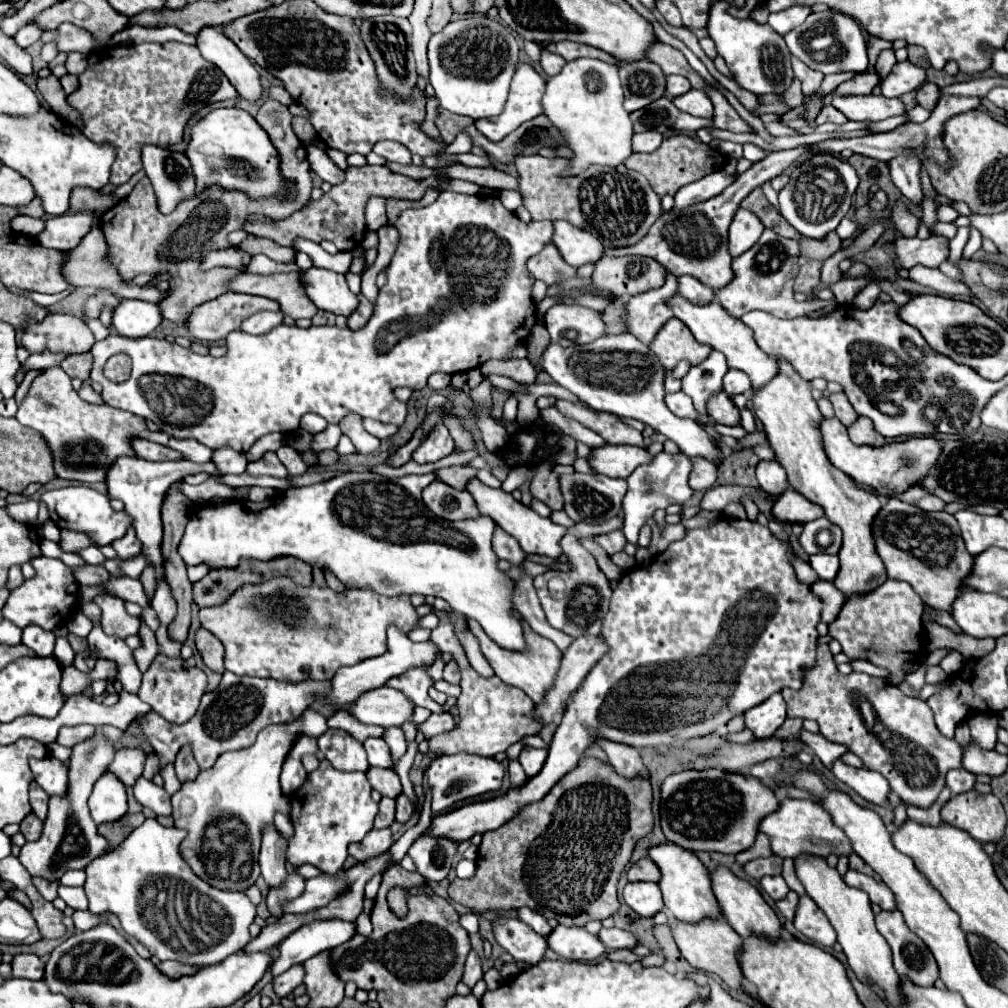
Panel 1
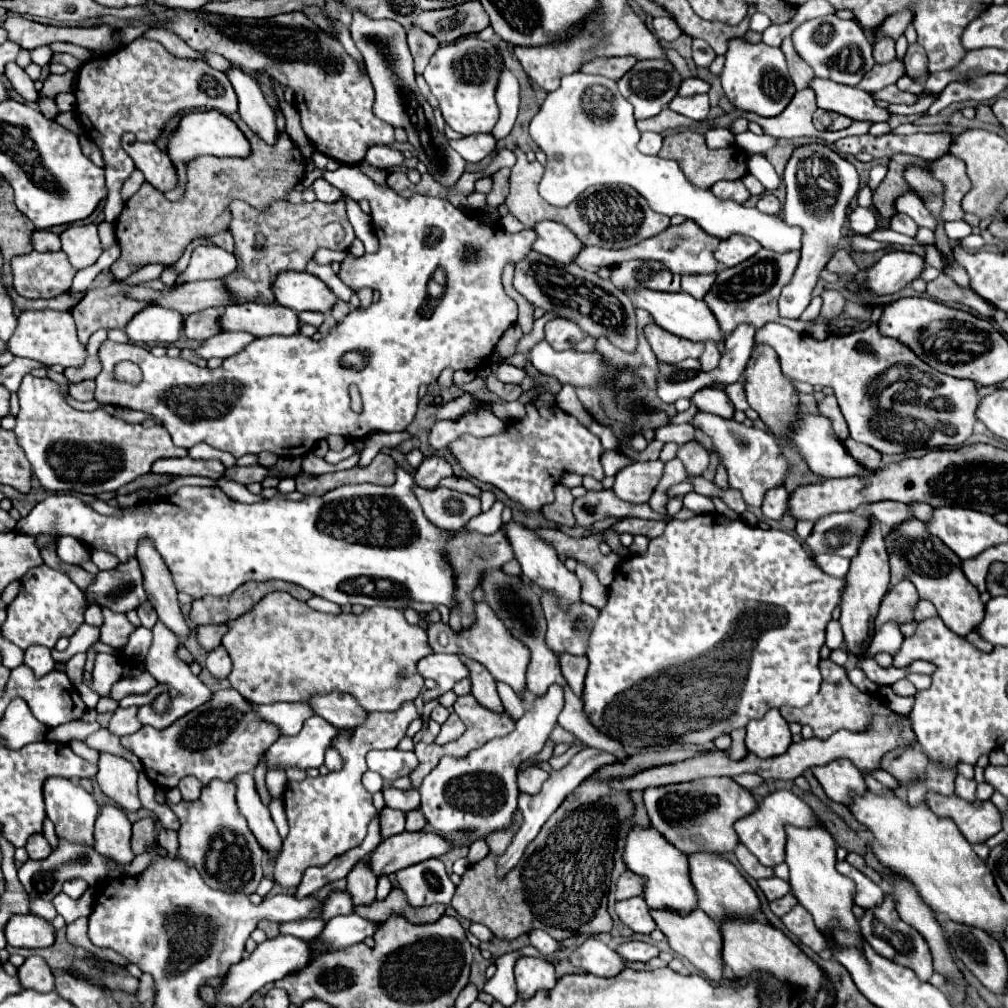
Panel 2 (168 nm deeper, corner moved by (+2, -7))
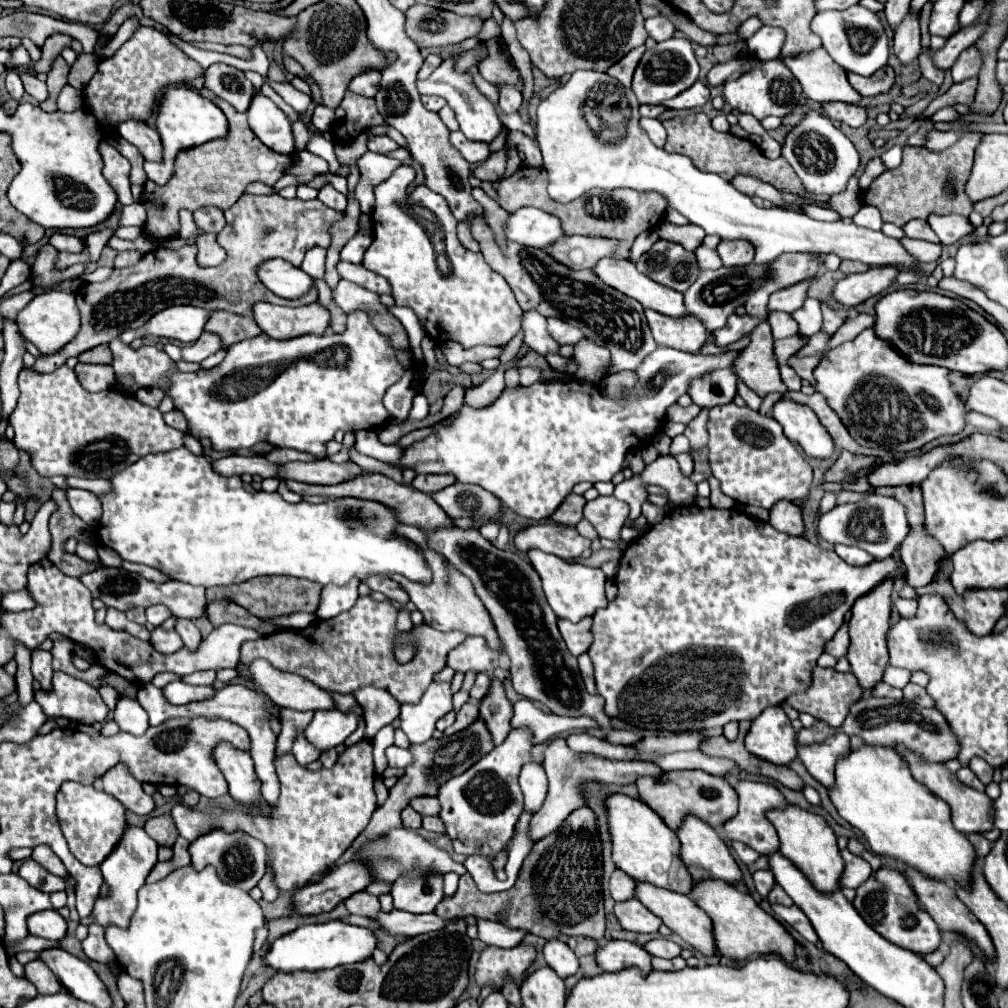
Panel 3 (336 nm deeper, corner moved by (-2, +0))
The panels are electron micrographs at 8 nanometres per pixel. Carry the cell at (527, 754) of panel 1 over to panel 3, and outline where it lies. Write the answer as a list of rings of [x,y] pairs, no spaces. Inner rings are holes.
[[[527,762],[519,774],[519,786],[525,798],[525,812],[529,814],[539,812],[547,796],[547,776],[543,772],[543,766],[535,762]]]

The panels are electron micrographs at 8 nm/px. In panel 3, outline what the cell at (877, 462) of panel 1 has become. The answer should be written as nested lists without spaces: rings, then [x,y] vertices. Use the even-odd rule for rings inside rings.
[[[781,398],[773,406],[773,418],[783,426],[785,436],[799,444],[811,458],[829,458],[835,452],[831,436],[817,420],[811,408],[797,404],[789,398]]]

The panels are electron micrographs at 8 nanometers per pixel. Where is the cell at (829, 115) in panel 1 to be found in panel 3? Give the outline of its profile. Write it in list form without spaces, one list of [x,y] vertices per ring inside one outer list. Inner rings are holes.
[[[829,102],[823,106],[823,114],[829,116],[831,120],[849,124],[853,128],[859,128],[867,120],[867,110],[857,104],[847,104],[847,102]]]

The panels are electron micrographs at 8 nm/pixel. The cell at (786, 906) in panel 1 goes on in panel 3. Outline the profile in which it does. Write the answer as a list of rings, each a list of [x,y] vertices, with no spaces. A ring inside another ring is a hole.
[[[775,884],[775,886],[773,886],[773,890],[769,892],[767,900],[769,900],[771,904],[783,904],[783,906],[793,906],[793,904],[791,904],[791,898],[787,898],[787,892],[783,892],[783,888],[779,888],[777,884]]]

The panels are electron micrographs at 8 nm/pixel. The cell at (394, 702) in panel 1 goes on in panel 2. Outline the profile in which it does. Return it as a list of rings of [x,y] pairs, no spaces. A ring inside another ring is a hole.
[[[339,691],[327,693],[323,697],[311,697],[309,705],[315,709],[319,717],[329,721],[337,729],[359,727],[367,723],[367,715],[369,715],[367,711],[363,711],[363,707],[359,707],[359,703],[355,703],[353,695]]]

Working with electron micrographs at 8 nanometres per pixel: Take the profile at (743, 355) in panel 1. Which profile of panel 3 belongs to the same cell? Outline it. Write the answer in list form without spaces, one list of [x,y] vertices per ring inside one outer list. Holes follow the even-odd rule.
[[[607,256],[599,260],[599,264],[595,264],[593,272],[595,276],[599,276],[599,280],[603,280],[603,284],[637,300],[643,308],[657,310],[671,318],[689,316],[681,292],[675,292],[667,286],[653,282],[649,276],[643,276],[631,260]]]

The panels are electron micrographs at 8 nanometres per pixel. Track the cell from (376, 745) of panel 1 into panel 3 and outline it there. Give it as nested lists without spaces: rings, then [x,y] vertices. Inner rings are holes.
[[[389,746],[387,748],[387,760],[389,760],[389,766],[395,766],[395,768],[405,768],[411,764],[413,756],[409,750],[405,748],[399,748],[399,746]]]

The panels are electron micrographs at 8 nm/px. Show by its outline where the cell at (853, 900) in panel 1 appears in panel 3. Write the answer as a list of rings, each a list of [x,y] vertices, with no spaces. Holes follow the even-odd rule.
[[[789,804],[783,810],[767,810],[767,820],[775,826],[779,836],[779,852],[787,856],[791,862],[795,862],[801,872],[811,880],[811,884],[821,892],[835,892],[839,890],[839,876],[843,872],[843,858],[837,848],[837,836],[821,818],[819,814],[811,814],[795,804]]]

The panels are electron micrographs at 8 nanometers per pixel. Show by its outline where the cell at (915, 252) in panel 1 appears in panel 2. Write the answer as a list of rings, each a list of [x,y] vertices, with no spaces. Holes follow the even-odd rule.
[[[889,251],[869,269],[869,289],[877,295],[897,293],[925,269],[925,257],[907,251]]]

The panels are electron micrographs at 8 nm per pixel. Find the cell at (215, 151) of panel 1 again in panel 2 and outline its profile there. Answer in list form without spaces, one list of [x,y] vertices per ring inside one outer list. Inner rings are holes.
[[[193,111],[189,115],[185,115],[177,127],[177,131],[169,137],[169,145],[167,145],[167,153],[173,161],[173,165],[177,167],[179,173],[179,183],[173,191],[165,193],[165,197],[169,201],[179,201],[185,195],[185,185],[183,179],[187,183],[187,163],[199,155],[215,155],[215,157],[239,157],[245,159],[247,155],[251,155],[251,145],[247,143],[247,137],[243,135],[243,131],[239,131],[239,127],[223,113],[219,111]]]

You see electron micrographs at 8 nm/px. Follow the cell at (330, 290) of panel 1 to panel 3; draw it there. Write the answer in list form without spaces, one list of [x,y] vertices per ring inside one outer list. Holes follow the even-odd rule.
[[[279,258],[261,262],[257,266],[257,276],[267,290],[289,300],[301,298],[309,288],[313,288],[313,278],[309,274]]]

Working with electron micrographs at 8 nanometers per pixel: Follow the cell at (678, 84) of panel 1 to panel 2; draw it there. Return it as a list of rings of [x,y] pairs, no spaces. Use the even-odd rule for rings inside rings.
[[[685,79],[679,87],[679,95],[683,97],[691,97],[691,95],[699,95],[699,93],[707,93],[709,85],[701,79]]]

